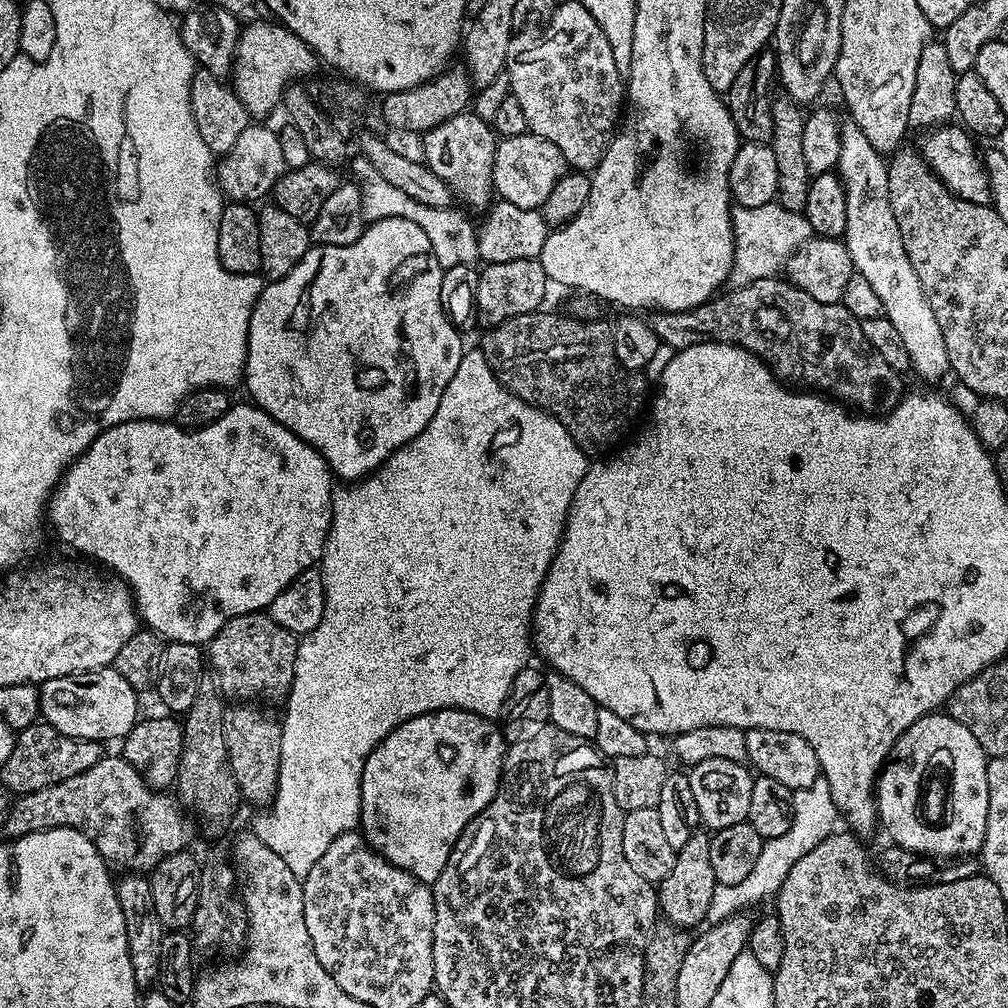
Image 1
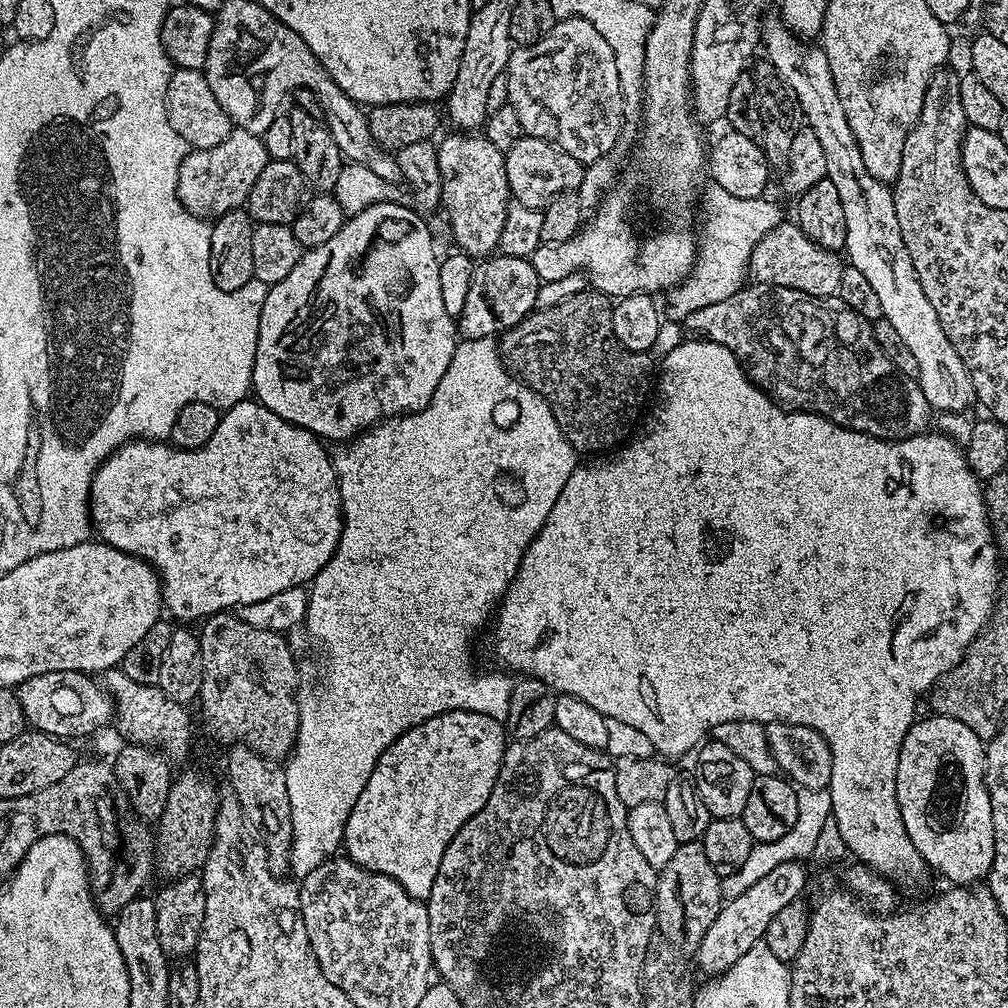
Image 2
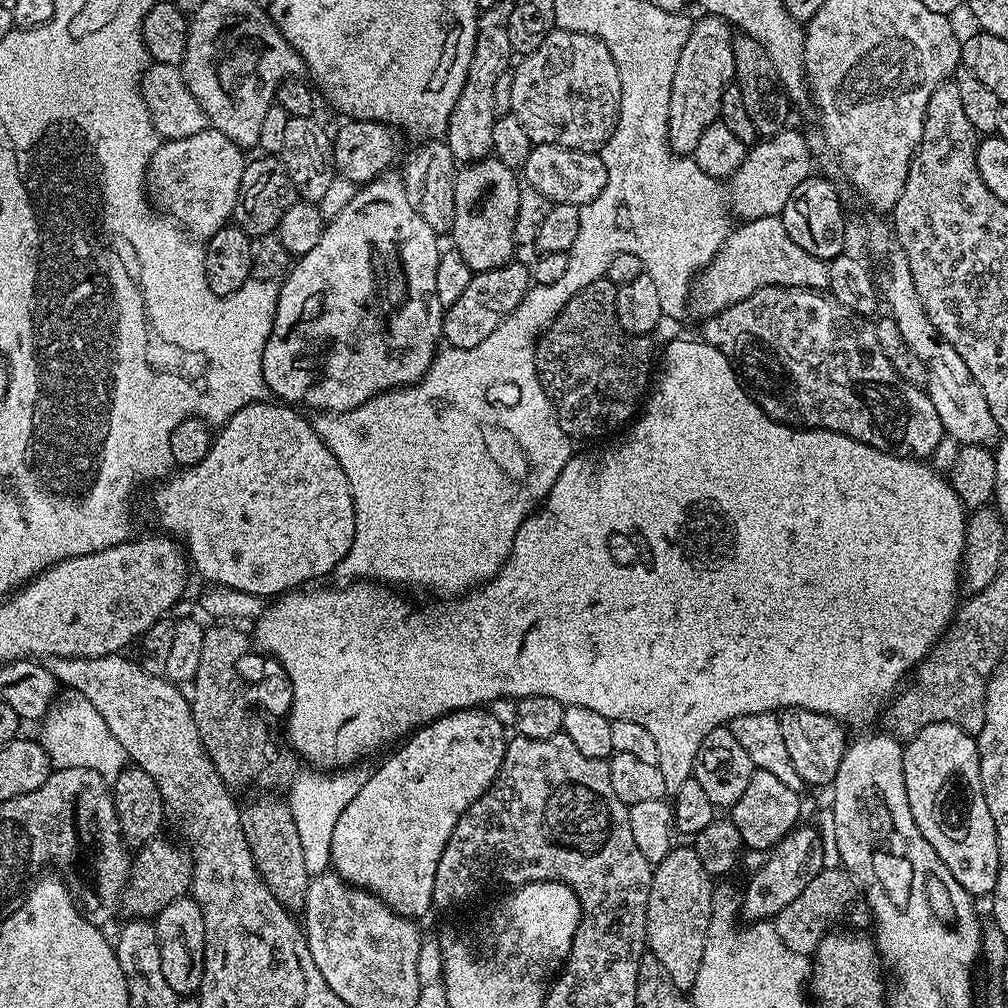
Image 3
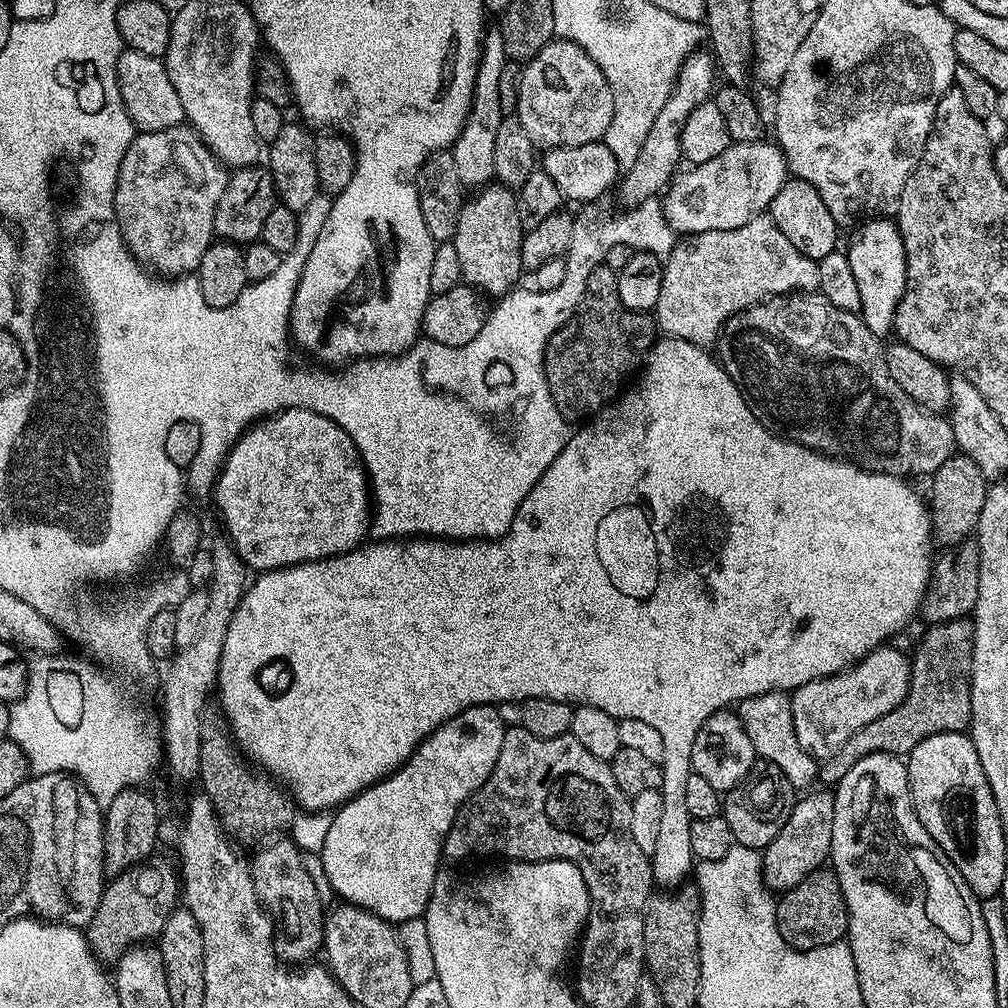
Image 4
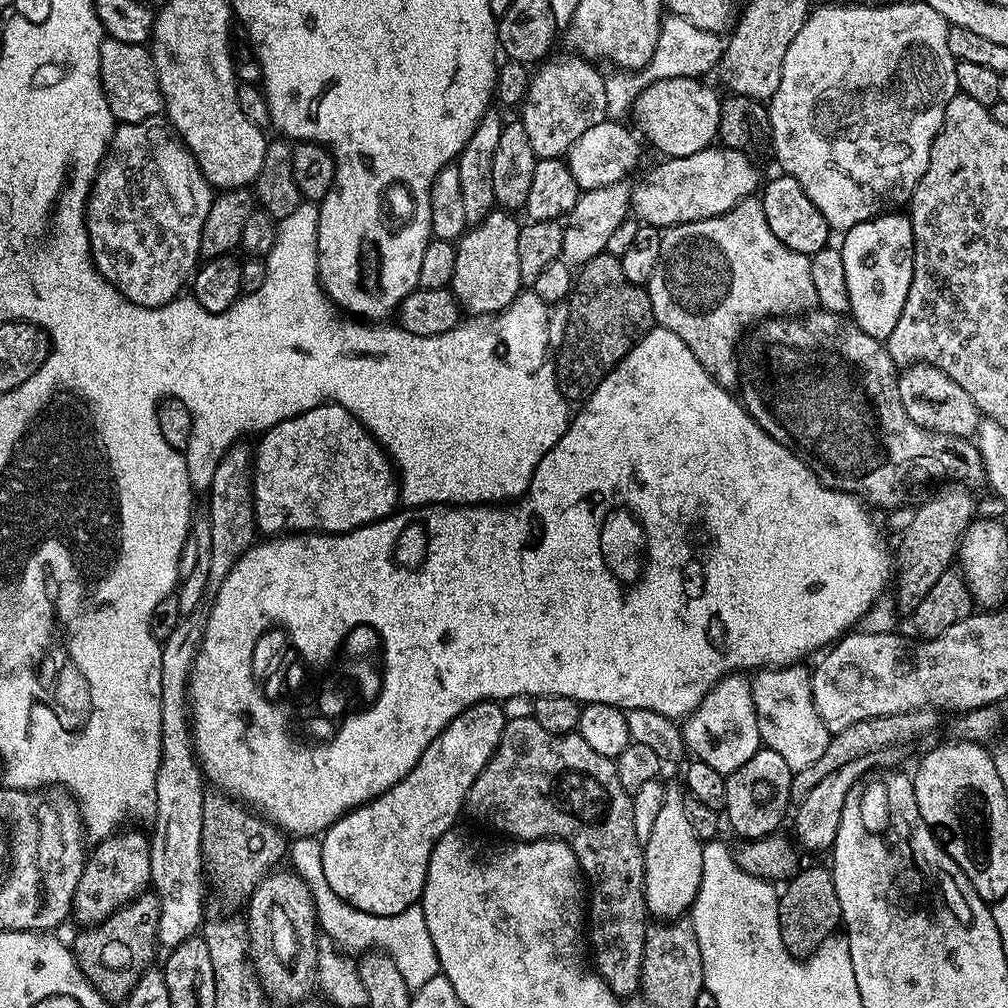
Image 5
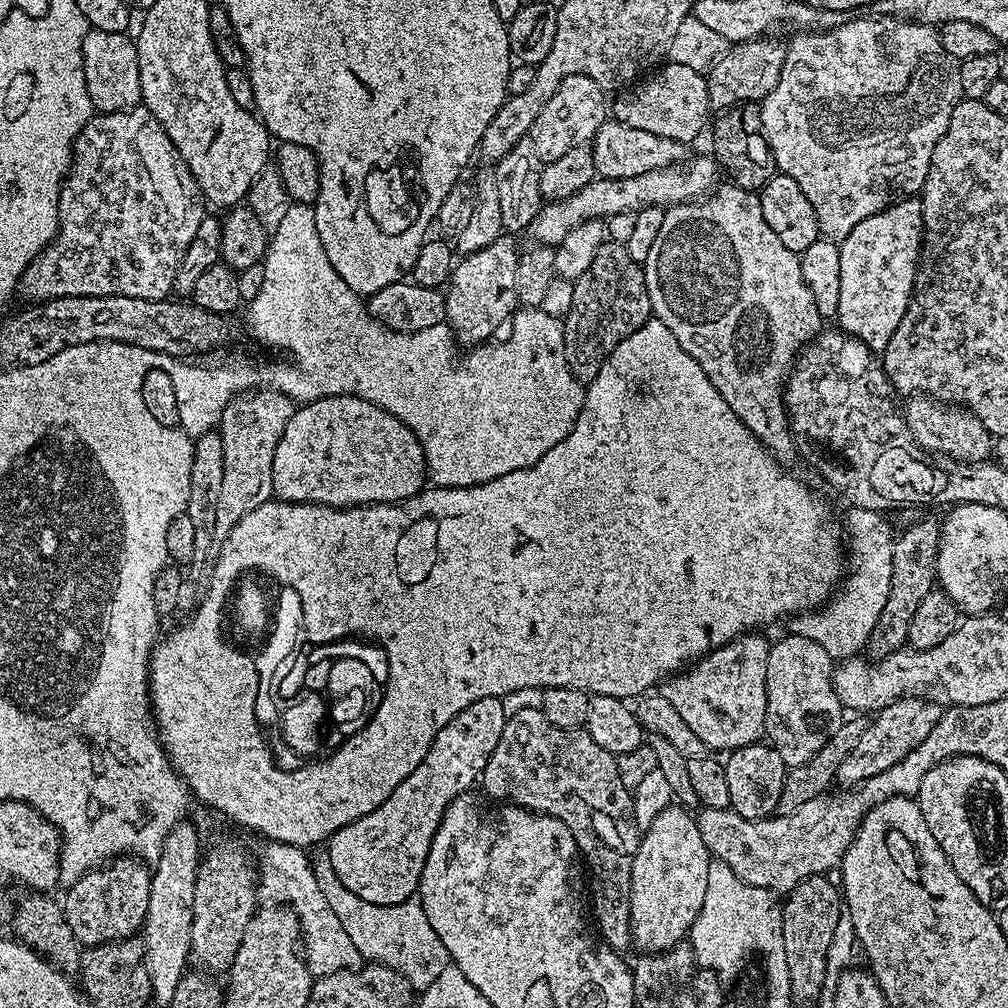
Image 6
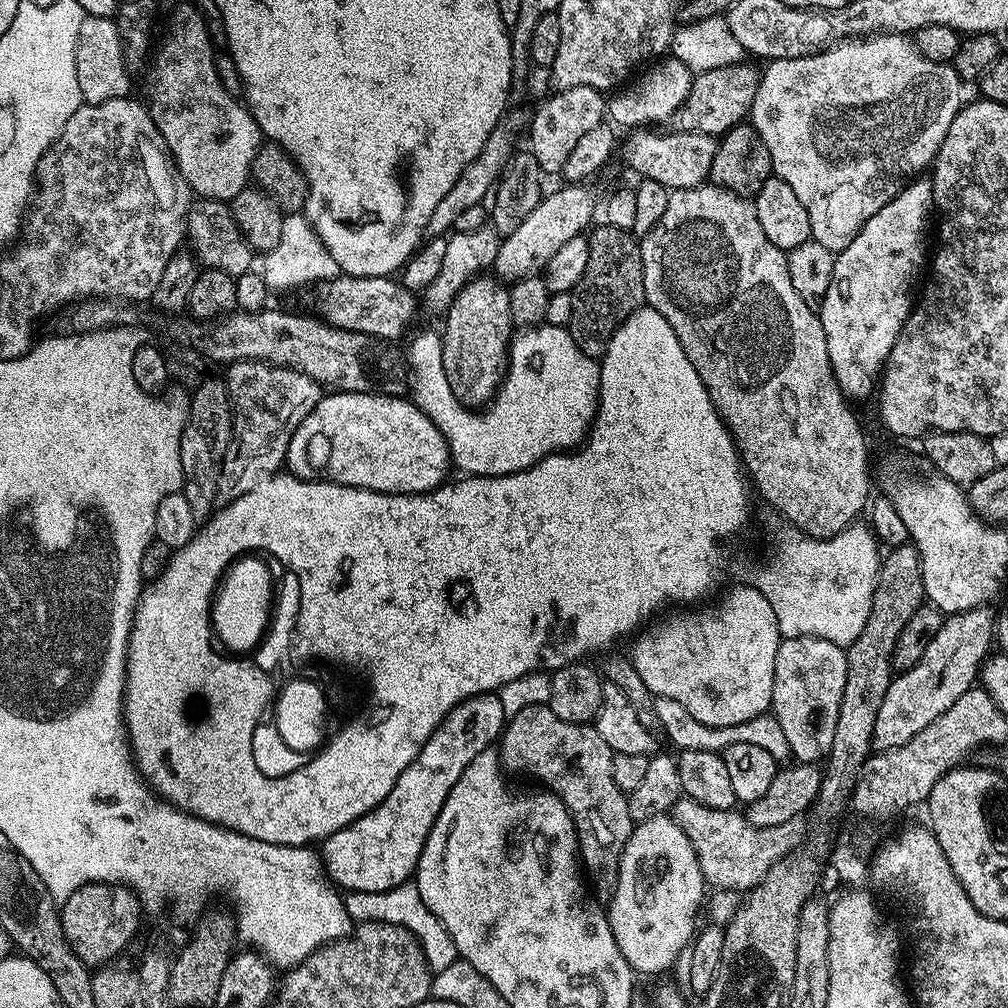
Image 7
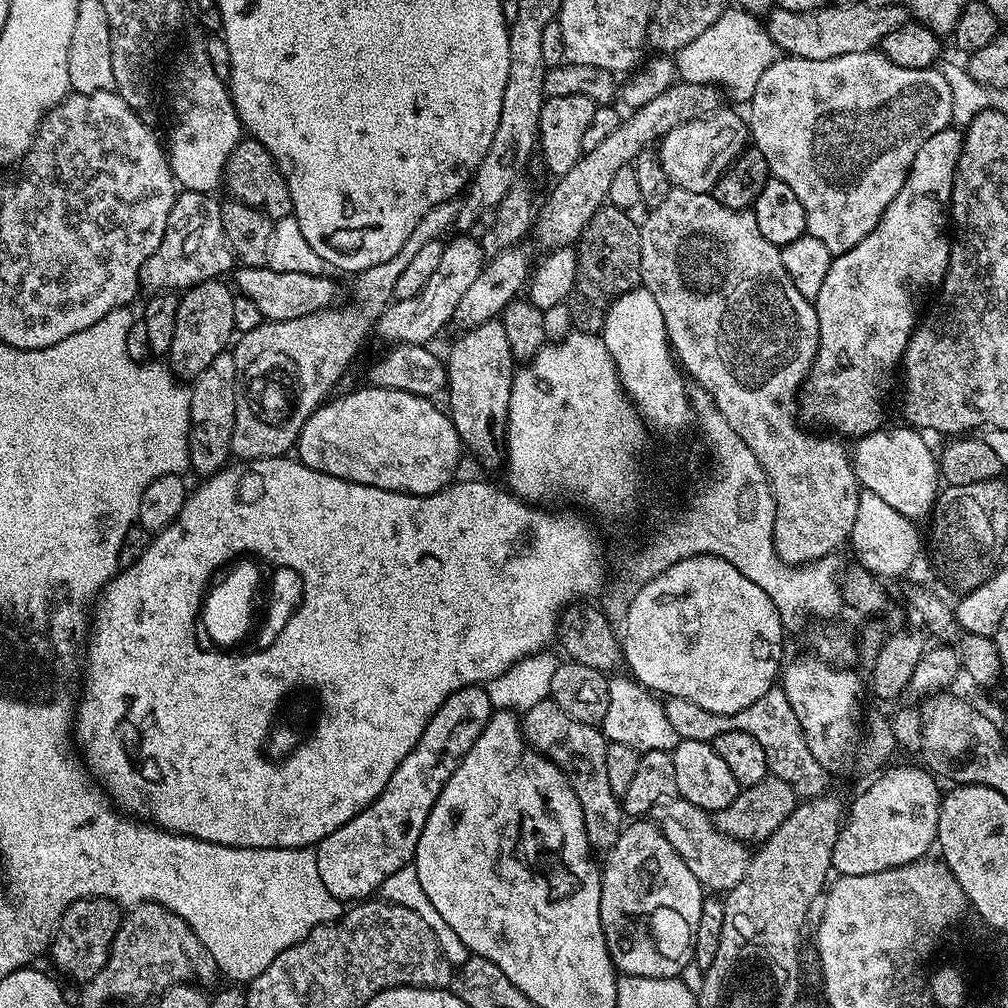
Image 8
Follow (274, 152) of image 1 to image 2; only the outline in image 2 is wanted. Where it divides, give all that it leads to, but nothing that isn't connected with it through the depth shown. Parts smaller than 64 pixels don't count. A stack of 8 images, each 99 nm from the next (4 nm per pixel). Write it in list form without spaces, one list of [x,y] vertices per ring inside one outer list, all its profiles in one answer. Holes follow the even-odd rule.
[[[233,127],[232,134],[218,146],[189,151],[178,170],[178,198],[195,216],[215,218],[235,208],[244,208],[258,174],[268,165],[268,151],[263,139]]]

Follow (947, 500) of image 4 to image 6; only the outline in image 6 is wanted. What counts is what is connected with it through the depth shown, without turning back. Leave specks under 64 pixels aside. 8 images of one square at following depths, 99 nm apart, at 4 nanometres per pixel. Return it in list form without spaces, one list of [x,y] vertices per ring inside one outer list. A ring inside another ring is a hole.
[[[920,520],[912,524],[904,533],[895,537],[894,562],[890,574],[890,595],[886,597],[886,606],[878,623],[874,625],[874,634],[870,634],[867,655],[872,658],[889,656],[905,647],[910,634],[910,618],[914,618],[922,598],[934,591],[937,583],[936,563],[938,562],[941,525],[935,520]]]

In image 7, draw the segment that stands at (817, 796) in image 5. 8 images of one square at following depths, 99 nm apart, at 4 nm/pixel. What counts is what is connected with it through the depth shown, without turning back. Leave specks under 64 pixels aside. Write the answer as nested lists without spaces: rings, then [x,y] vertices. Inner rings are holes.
[[[983,606],[968,609],[965,612],[956,612],[949,615],[944,621],[942,630],[930,638],[930,646],[918,658],[918,662],[912,668],[903,669],[902,674],[893,675],[890,686],[886,690],[886,698],[882,698],[882,707],[878,710],[878,718],[874,722],[874,734],[872,735],[872,747],[877,752],[885,752],[898,746],[906,746],[914,734],[918,734],[925,726],[930,726],[938,714],[946,714],[966,690],[974,687],[978,680],[980,665],[984,663],[994,644],[994,612],[991,607]]]

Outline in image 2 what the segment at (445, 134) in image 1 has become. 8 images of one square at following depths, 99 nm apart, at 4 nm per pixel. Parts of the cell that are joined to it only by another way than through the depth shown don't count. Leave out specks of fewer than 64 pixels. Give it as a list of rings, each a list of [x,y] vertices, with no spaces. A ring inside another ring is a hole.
[[[459,130],[436,144],[438,168],[442,174],[443,211],[448,211],[448,224],[456,238],[455,247],[473,258],[487,258],[499,249],[502,226],[510,203],[506,176],[505,152],[498,150],[483,134]]]

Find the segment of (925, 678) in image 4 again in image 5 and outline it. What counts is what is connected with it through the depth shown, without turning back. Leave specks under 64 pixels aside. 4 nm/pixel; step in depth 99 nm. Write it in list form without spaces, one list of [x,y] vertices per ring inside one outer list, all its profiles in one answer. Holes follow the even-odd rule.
[[[920,708],[917,712],[903,712],[902,714],[890,714],[889,716],[879,716],[878,718],[866,718],[862,722],[854,722],[854,726],[846,726],[846,730],[835,733],[829,739],[826,754],[822,758],[817,758],[806,770],[798,770],[792,777],[792,798],[799,802],[822,782],[829,774],[834,774],[846,762],[854,762],[854,758],[869,756],[871,752],[879,752],[882,748],[890,748],[899,745],[900,740],[908,740],[911,736],[924,736],[927,732],[932,732],[936,728],[937,713],[931,708]]]

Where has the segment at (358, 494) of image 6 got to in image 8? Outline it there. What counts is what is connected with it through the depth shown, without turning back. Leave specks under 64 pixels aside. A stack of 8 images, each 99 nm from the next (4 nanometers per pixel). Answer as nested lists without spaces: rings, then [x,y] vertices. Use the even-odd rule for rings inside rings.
[[[367,387],[338,400],[329,399],[317,408],[300,431],[300,463],[334,478],[375,488],[389,488],[392,492],[406,492],[409,496],[433,496],[453,483],[455,476],[452,475],[460,464],[462,445],[451,415],[429,397],[406,394],[406,390]]]

